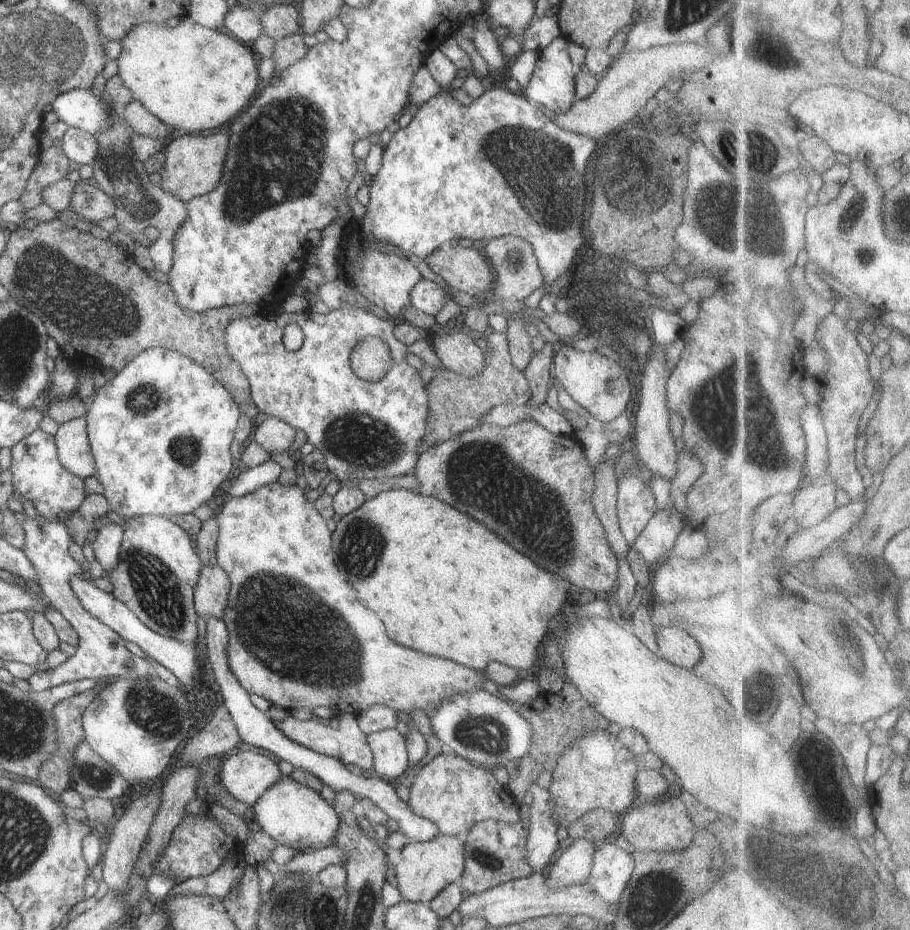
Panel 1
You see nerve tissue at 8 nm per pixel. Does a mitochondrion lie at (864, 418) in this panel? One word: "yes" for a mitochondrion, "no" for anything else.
no

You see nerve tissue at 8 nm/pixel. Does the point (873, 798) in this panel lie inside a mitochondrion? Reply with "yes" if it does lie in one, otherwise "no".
no

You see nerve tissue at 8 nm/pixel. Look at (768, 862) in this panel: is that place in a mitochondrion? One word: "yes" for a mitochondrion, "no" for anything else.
yes

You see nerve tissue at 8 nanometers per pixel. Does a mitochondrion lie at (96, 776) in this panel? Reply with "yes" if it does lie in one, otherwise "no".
yes

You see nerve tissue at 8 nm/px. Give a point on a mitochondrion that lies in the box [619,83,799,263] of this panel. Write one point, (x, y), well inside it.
(715, 203)

